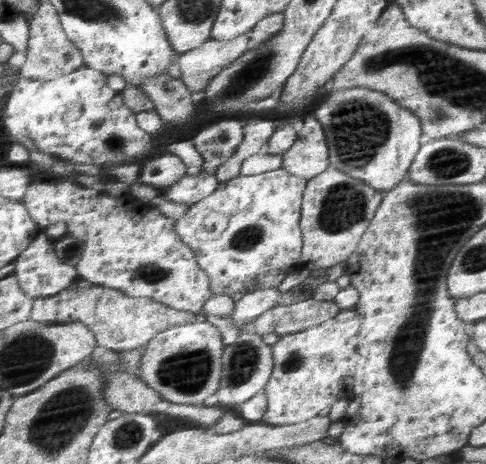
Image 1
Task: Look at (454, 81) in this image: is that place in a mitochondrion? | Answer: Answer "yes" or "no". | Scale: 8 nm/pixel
yes

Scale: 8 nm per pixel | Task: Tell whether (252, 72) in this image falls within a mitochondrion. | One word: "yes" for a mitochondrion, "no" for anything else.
yes

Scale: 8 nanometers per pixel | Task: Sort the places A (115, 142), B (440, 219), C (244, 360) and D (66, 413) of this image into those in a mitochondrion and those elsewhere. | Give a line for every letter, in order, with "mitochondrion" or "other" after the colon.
A: mitochondrion
B: mitochondrion
C: mitochondrion
D: mitochondrion

